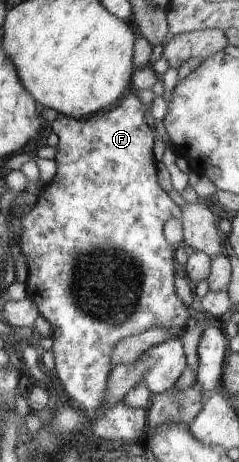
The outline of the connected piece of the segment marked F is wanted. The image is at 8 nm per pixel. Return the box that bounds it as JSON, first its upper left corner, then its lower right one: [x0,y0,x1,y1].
[19,90,191,444]

